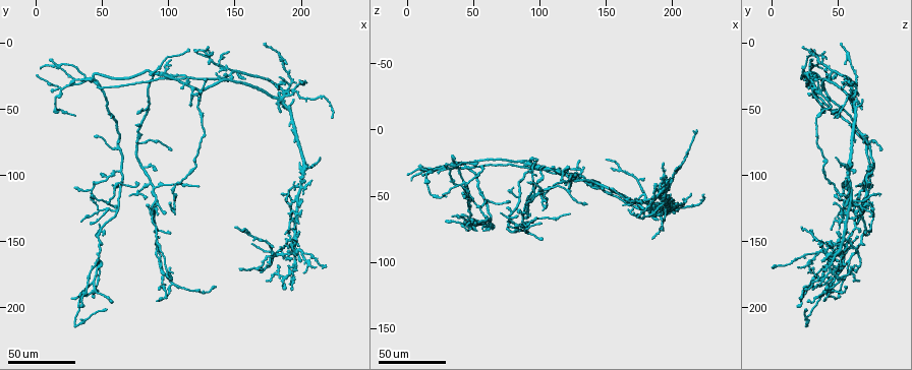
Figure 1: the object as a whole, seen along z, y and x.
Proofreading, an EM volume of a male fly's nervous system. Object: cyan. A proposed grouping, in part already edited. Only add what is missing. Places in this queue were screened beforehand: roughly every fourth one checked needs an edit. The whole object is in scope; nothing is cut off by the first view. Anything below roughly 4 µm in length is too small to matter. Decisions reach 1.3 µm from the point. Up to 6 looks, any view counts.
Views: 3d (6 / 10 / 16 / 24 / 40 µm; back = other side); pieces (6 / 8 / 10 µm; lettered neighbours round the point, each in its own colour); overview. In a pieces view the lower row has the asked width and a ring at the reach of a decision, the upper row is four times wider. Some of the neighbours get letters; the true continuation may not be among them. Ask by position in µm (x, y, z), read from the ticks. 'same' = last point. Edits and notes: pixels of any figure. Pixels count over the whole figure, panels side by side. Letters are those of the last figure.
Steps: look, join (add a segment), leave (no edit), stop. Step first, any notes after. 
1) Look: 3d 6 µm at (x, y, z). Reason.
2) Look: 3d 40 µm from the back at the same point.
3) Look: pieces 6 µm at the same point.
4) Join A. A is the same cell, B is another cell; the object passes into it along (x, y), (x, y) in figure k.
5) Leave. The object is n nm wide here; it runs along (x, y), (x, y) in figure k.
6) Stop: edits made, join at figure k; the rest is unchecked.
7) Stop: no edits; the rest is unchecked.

Look: 3d 40 µm at (194, 38, 58). Free end.

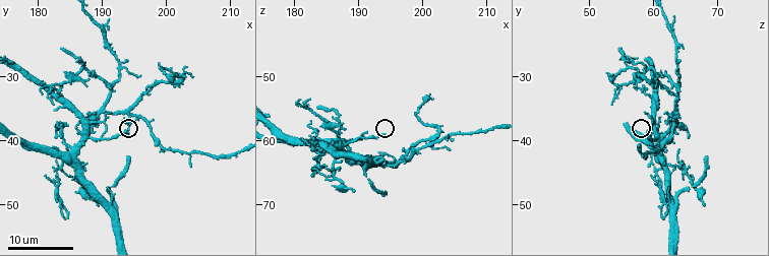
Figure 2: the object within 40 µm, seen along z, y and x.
Look: pieces 6 µm at (194.0, 38.5, 59.0). See the neighbours.

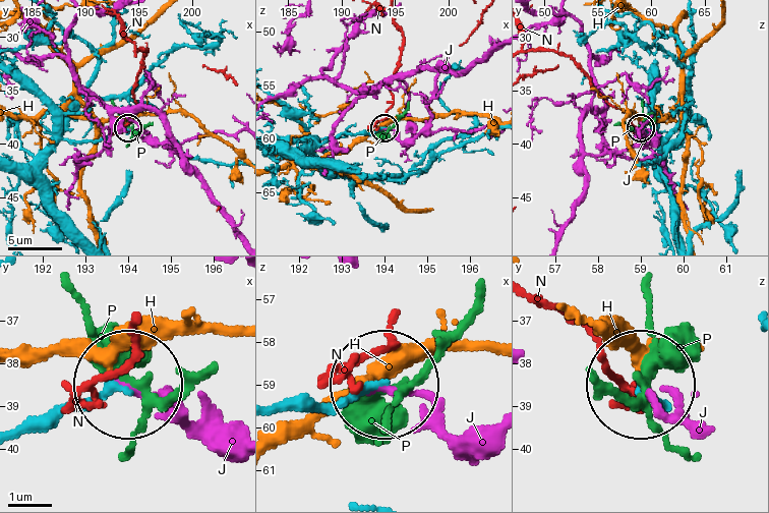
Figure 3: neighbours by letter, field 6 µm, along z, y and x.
Leave. H, J, N and P are other cells; it runs along (25, 430), (121, 386) in figure 3; no lettered segment goes on from it.

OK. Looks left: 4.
Look: 3d 24 µm at (124, 108, 64). Thin end.

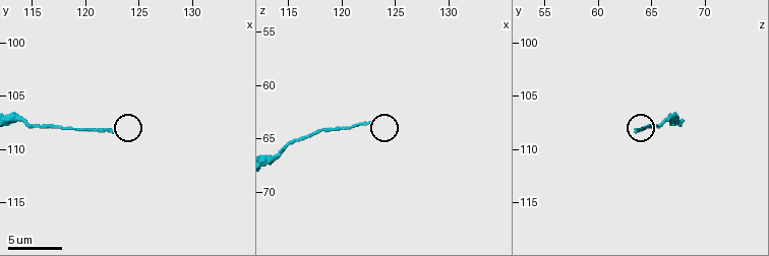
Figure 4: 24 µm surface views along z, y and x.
Look: pieces 8 µm at (122.6, 108.4, 63.6). What lies round it.

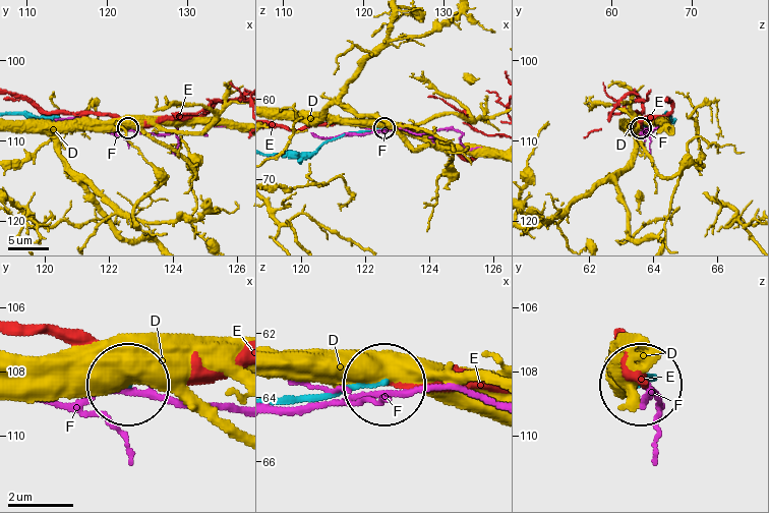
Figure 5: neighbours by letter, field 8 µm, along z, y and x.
Leave. The object is 170 nm wide here; D, E and F are other cells; none of them fits.

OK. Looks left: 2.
Look: 3d 24 µm at (106, 186, 44). Branch stops here.

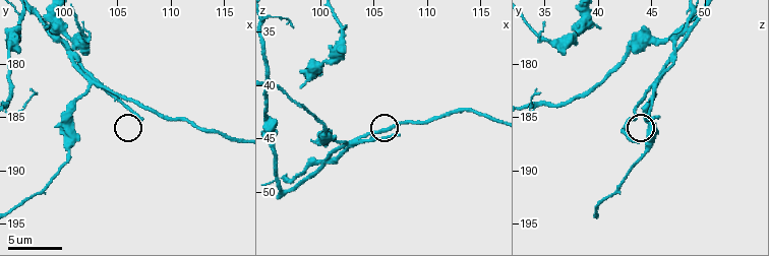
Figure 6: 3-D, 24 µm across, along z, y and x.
Look: pieces 6 µm at (107.2, 185.2, 44.6).

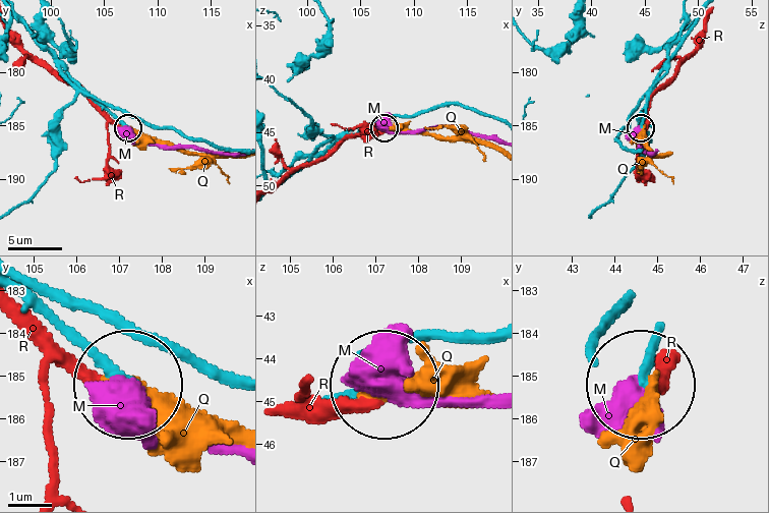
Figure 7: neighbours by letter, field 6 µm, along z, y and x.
Leave. The object is 210 nm wide here; M, Q and R are other cells; it runs along (661, 330), (644, 382) in figure 7; no lettered segment goes on from it.

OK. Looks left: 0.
Stop: no edits; the rest is unchecked.

